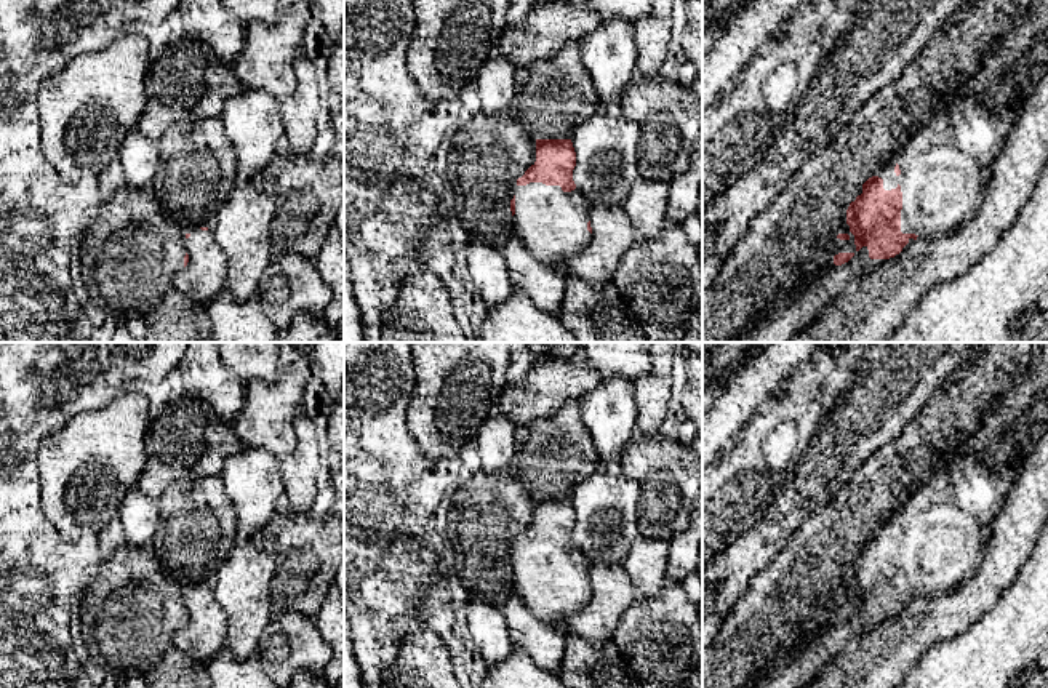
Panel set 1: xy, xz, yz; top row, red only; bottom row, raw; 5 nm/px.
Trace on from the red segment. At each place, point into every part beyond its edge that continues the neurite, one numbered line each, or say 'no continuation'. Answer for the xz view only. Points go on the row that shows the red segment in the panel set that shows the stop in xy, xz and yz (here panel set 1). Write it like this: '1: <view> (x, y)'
1: xz (552, 224)

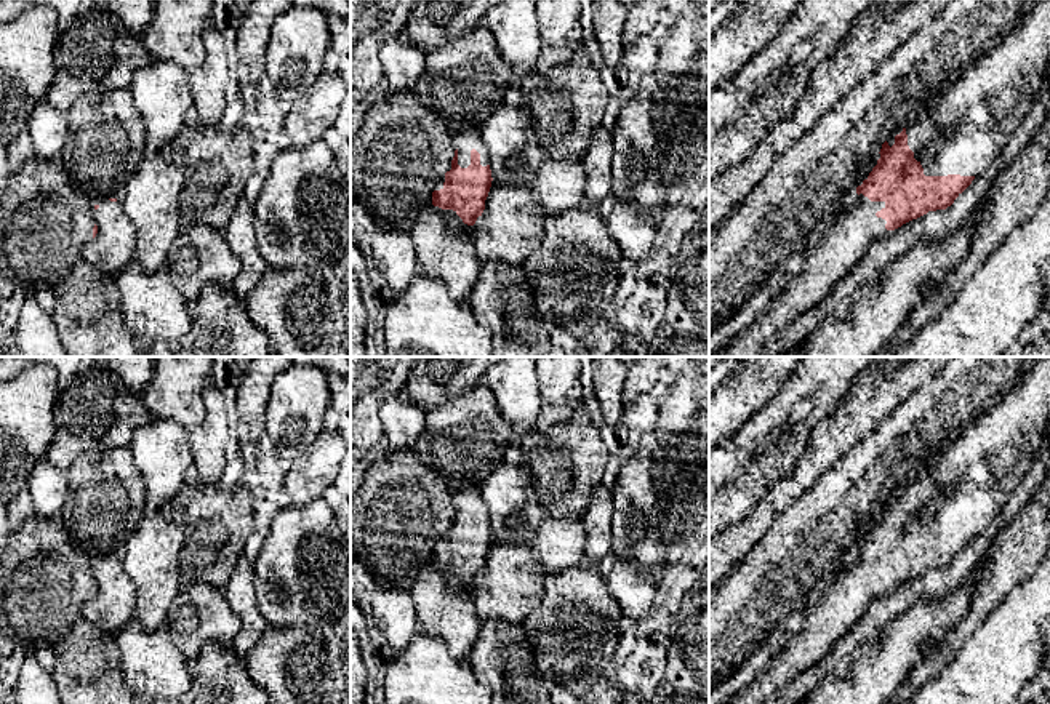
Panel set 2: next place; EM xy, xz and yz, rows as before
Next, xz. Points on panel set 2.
1: xz (469, 138)

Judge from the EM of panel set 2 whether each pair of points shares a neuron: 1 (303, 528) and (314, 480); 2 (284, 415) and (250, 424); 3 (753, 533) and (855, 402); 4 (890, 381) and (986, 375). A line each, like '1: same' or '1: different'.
1: different
2: different
3: same
4: different

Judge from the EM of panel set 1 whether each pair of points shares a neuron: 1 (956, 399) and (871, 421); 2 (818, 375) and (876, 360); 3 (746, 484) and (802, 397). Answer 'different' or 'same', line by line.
1: different
2: different
3: same

